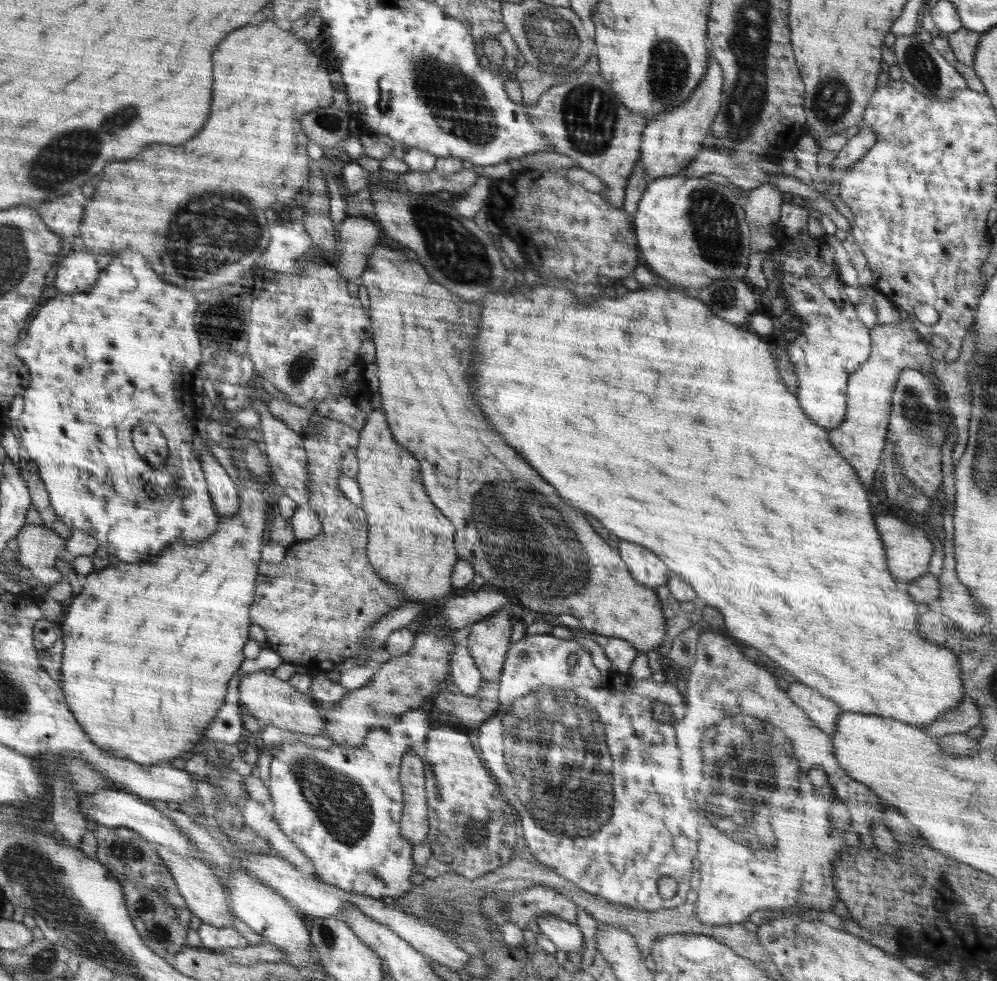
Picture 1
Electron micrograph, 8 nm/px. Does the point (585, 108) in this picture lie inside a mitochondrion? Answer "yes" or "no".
yes

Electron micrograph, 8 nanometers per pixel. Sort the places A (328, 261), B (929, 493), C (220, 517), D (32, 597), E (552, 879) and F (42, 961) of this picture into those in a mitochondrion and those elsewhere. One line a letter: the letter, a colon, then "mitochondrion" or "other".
A: other
B: other
C: other
D: other
E: other
F: mitochondrion

